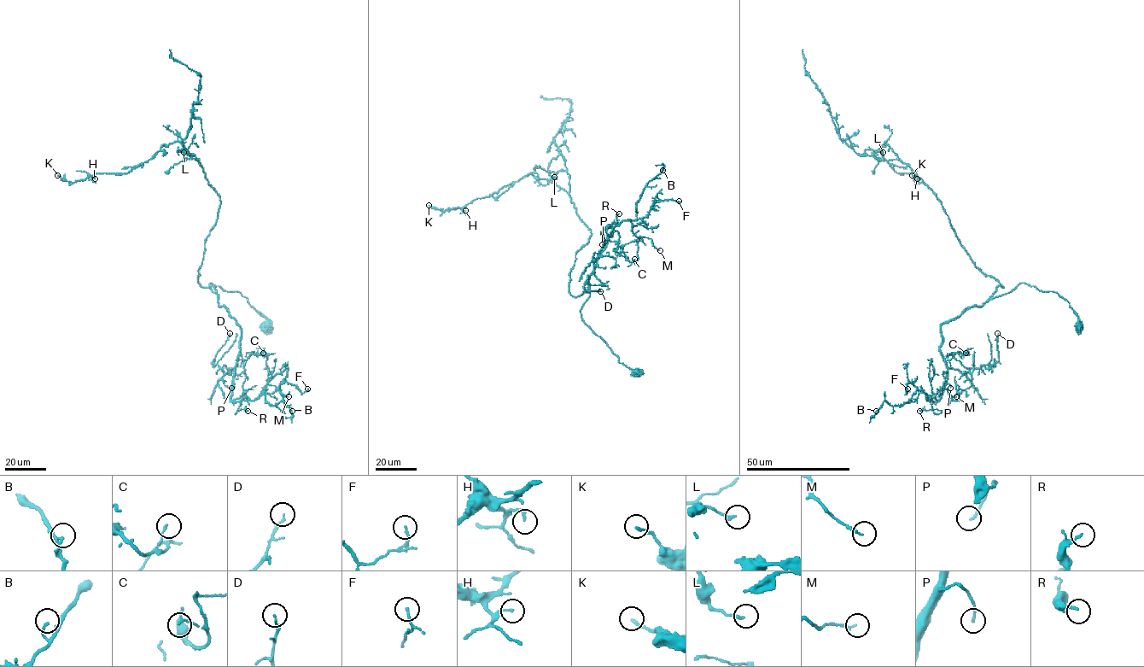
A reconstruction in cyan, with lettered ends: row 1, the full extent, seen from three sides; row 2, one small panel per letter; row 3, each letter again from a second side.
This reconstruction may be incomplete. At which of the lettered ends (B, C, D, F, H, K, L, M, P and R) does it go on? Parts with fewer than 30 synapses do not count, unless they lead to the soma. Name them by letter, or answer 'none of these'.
none of these

